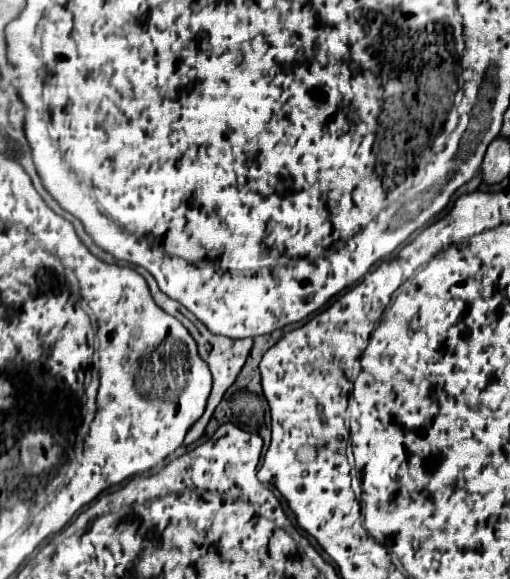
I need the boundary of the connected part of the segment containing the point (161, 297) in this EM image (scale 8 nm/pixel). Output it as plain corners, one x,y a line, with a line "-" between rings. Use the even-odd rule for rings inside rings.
148,274
146,276
146,282
148,282
148,286
150,286
150,292
152,292
152,296
156,298
156,304
164,310
164,312
168,312
168,314
172,314
174,318
178,318
186,328
188,328
188,332
192,334
192,338
196,340
196,344
198,344
198,352
200,352
200,358
208,364
208,368
210,368
210,372
212,372
212,380
214,380
214,384
212,384
212,392
210,392
210,396
208,396
208,404
206,404
206,410
204,410
204,414
202,414
202,418
198,418
198,422
194,422
194,426
188,430
188,434
186,434
186,438
184,438
184,446
190,446
192,442
196,442
202,434
204,434
204,430
206,430
206,424
208,424
208,420
210,420
210,416
214,414
214,408
218,406
218,402
222,400
222,396
224,396
224,392
232,386
232,382
236,380
236,376
238,376
238,372
242,370
242,366
244,366
244,362
246,362
246,358
248,358
248,352
250,352
250,348
252,348
252,338
242,338
242,340
234,340
234,338
226,338
226,336
214,336
212,332
206,332
204,328
200,328
202,324
180,304
180,302
176,302
176,300
172,300
172,298
168,298
166,294
162,294
160,292
160,288
158,288
158,284
156,284
156,280
154,280
154,276
152,274

